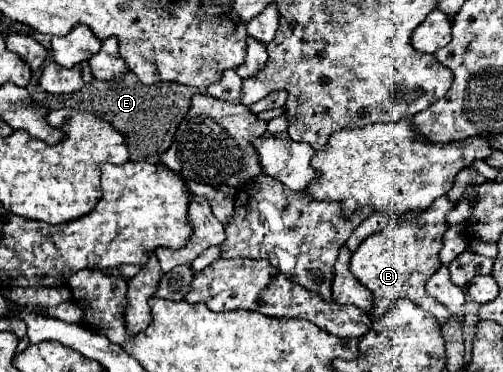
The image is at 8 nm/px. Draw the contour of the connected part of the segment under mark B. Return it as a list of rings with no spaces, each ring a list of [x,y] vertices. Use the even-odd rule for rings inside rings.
[[[444,196],[444,200],[436,200],[434,204],[423,212],[422,216],[425,215],[426,221],[420,220],[420,225],[422,226],[406,224],[406,222],[390,224],[386,230],[368,236],[358,246],[358,250],[354,252],[352,262],[350,262],[350,272],[358,278],[360,284],[364,284],[374,294],[374,312],[372,312],[374,320],[384,316],[398,298],[408,298],[412,302],[418,302],[418,306],[422,306],[430,314],[438,316],[440,324],[448,322],[448,318],[450,318],[448,308],[444,308],[440,302],[436,304],[436,300],[432,300],[426,294],[426,282],[440,268],[438,252],[442,250],[442,236],[444,236],[444,232],[448,228],[444,218],[440,218],[440,214],[446,216],[450,210],[452,210],[452,204]],[[440,202],[442,202],[442,212],[440,212]],[[402,236],[414,238],[414,244],[412,246],[410,244],[408,246],[400,246]]]

